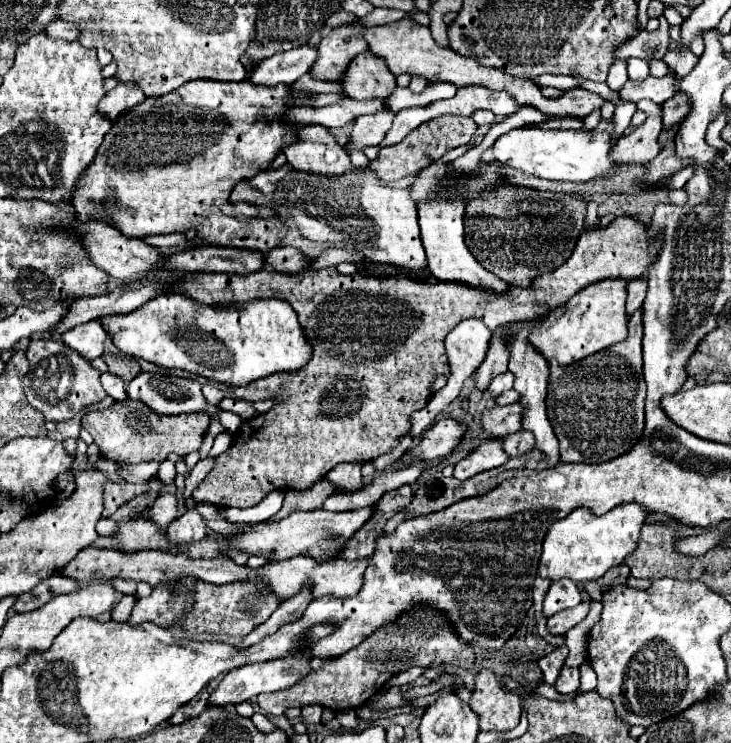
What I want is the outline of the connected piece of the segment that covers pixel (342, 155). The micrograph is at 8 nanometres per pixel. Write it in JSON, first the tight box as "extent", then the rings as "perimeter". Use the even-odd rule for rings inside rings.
{"extent":[284,125,352,175],"perimeter":[[[300,125],[294,129],[294,139],[284,145],[288,163],[296,169],[320,175],[344,175],[352,171],[352,163],[342,145],[322,125]]]}

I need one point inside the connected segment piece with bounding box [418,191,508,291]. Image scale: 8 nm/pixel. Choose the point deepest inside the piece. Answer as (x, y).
(441, 227)

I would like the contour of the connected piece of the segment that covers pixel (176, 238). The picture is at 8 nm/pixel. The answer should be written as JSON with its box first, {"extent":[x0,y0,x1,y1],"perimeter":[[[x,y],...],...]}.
{"extent":[146,233,186,247],"perimeter":[[[170,233],[170,235],[152,235],[146,237],[146,243],[152,247],[174,247],[174,245],[182,245],[186,243],[186,235],[184,233]]]}

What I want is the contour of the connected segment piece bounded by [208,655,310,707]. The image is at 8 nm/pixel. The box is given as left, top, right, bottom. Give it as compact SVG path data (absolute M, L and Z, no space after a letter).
M294 655L294 657L286 657L286 659L274 659L274 661L266 661L266 663L252 663L252 665L246 665L246 667L238 667L238 669L228 671L224 675L224 679L218 683L218 687L210 693L208 705L210 707L238 705L238 703L244 703L244 701L254 699L260 693L270 693L270 691L286 689L286 687L294 685L306 673L310 673L308 657L302 657L302 655Z

